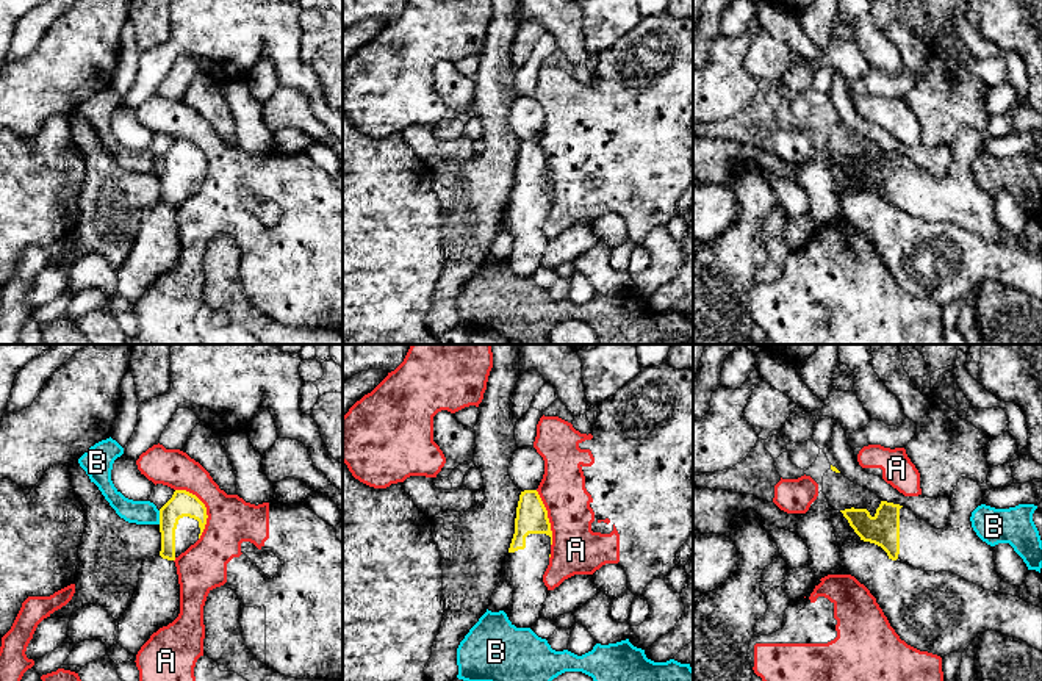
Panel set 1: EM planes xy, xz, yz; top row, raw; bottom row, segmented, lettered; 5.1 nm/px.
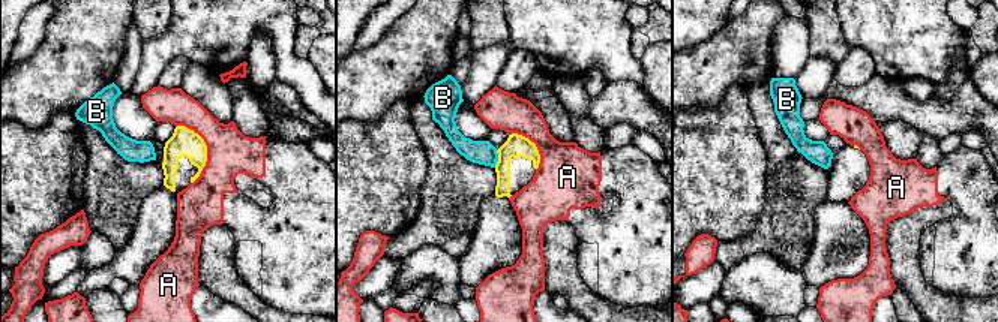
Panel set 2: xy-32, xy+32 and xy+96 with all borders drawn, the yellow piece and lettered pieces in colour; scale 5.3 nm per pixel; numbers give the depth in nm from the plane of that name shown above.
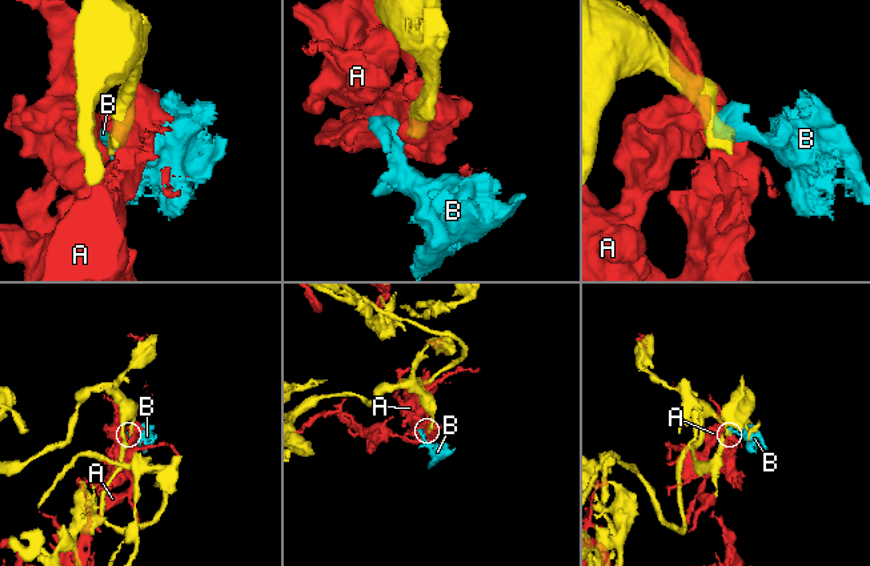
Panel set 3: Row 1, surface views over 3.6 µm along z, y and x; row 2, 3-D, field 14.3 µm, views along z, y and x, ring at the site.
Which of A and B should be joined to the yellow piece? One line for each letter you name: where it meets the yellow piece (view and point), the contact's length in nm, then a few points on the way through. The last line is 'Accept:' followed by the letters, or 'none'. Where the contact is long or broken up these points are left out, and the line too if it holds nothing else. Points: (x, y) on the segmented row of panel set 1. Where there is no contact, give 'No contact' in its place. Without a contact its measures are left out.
Accept: none

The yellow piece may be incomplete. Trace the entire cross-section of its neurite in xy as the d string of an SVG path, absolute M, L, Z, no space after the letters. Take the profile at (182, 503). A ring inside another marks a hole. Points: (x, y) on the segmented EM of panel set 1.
M175 490L172 498L160 509L160 556L175 560L200 539L207 518L207 507L196 495Z

